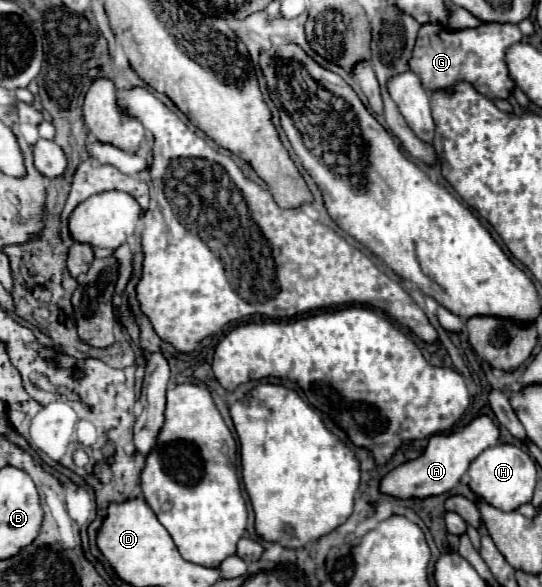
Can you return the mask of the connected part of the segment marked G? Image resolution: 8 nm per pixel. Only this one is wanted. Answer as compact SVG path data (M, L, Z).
M483 23L475 29L451 31L443 25L421 25L419 41L415 43L415 53L411 57L411 71L419 73L423 87L449 91L457 81L469 81L479 93L489 95L489 99L507 99L513 91L513 81L505 65L505 49L523 39L517 25L507 23Z

